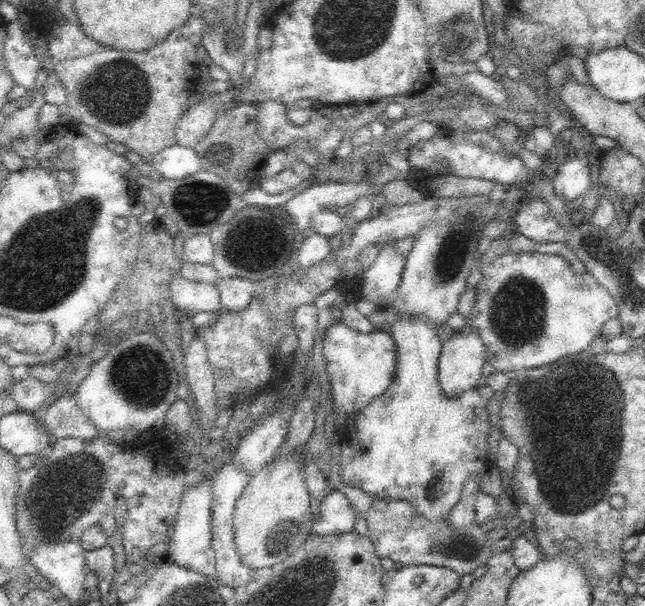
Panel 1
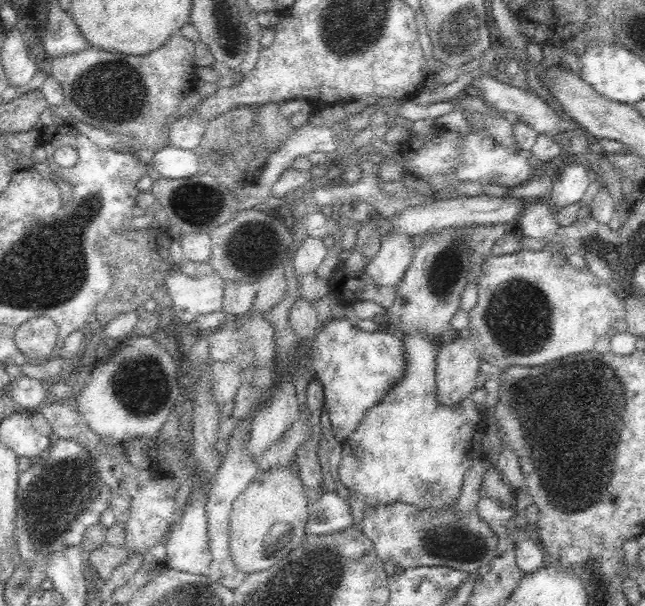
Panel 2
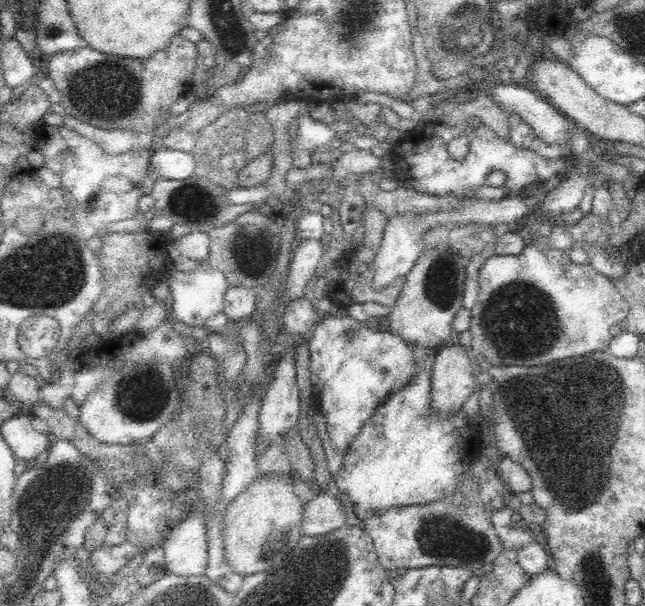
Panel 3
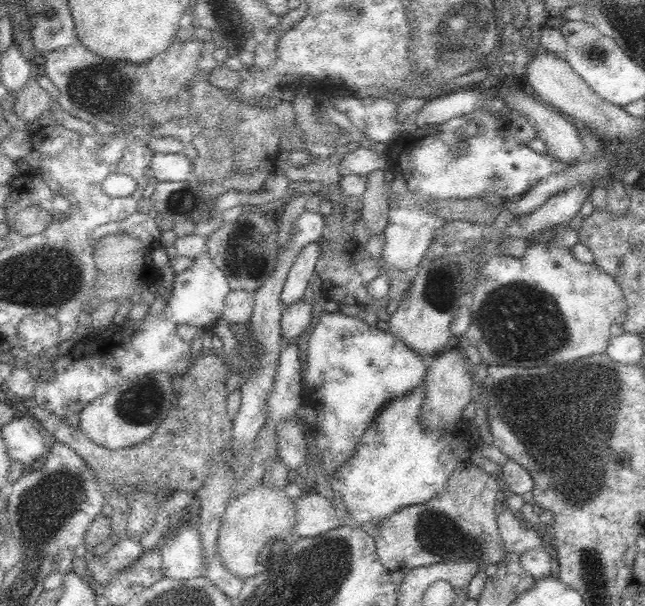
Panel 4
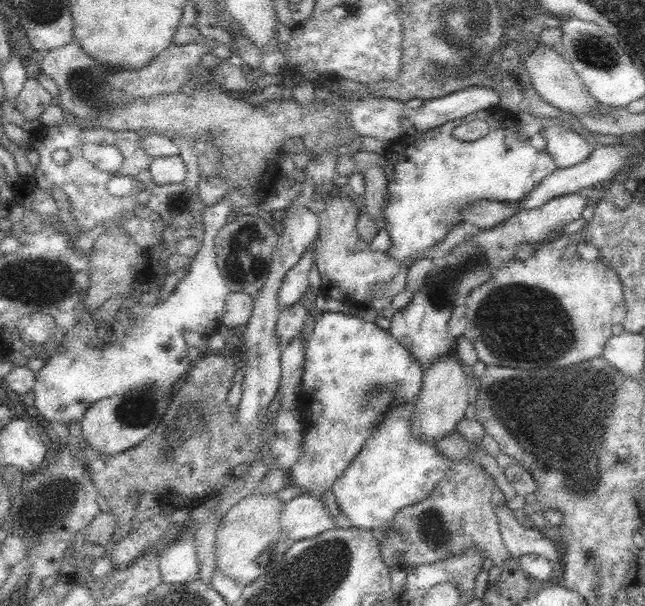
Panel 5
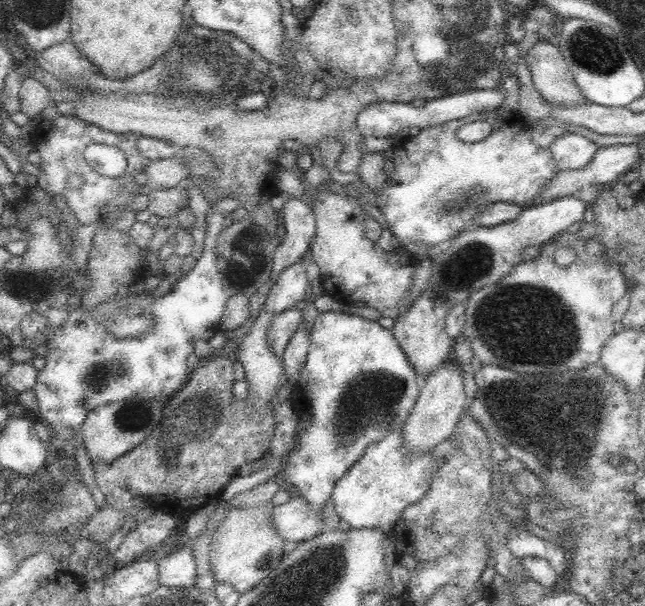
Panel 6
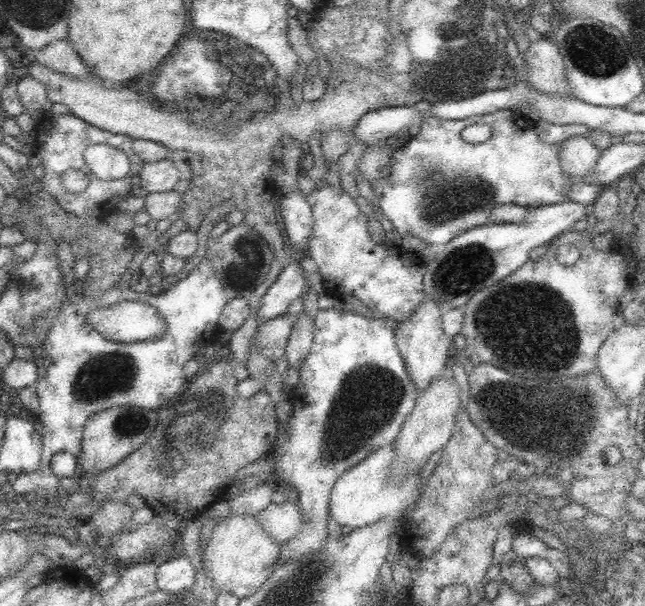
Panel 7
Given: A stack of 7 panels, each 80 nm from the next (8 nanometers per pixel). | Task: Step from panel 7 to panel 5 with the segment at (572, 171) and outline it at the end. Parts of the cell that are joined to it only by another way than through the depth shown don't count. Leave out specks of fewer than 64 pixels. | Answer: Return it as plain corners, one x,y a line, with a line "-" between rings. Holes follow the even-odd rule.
547,116
538,118
546,120
546,124
542,126
542,132
546,135
545,151
552,155
557,168
578,164
593,149
580,133
561,125
556,119

